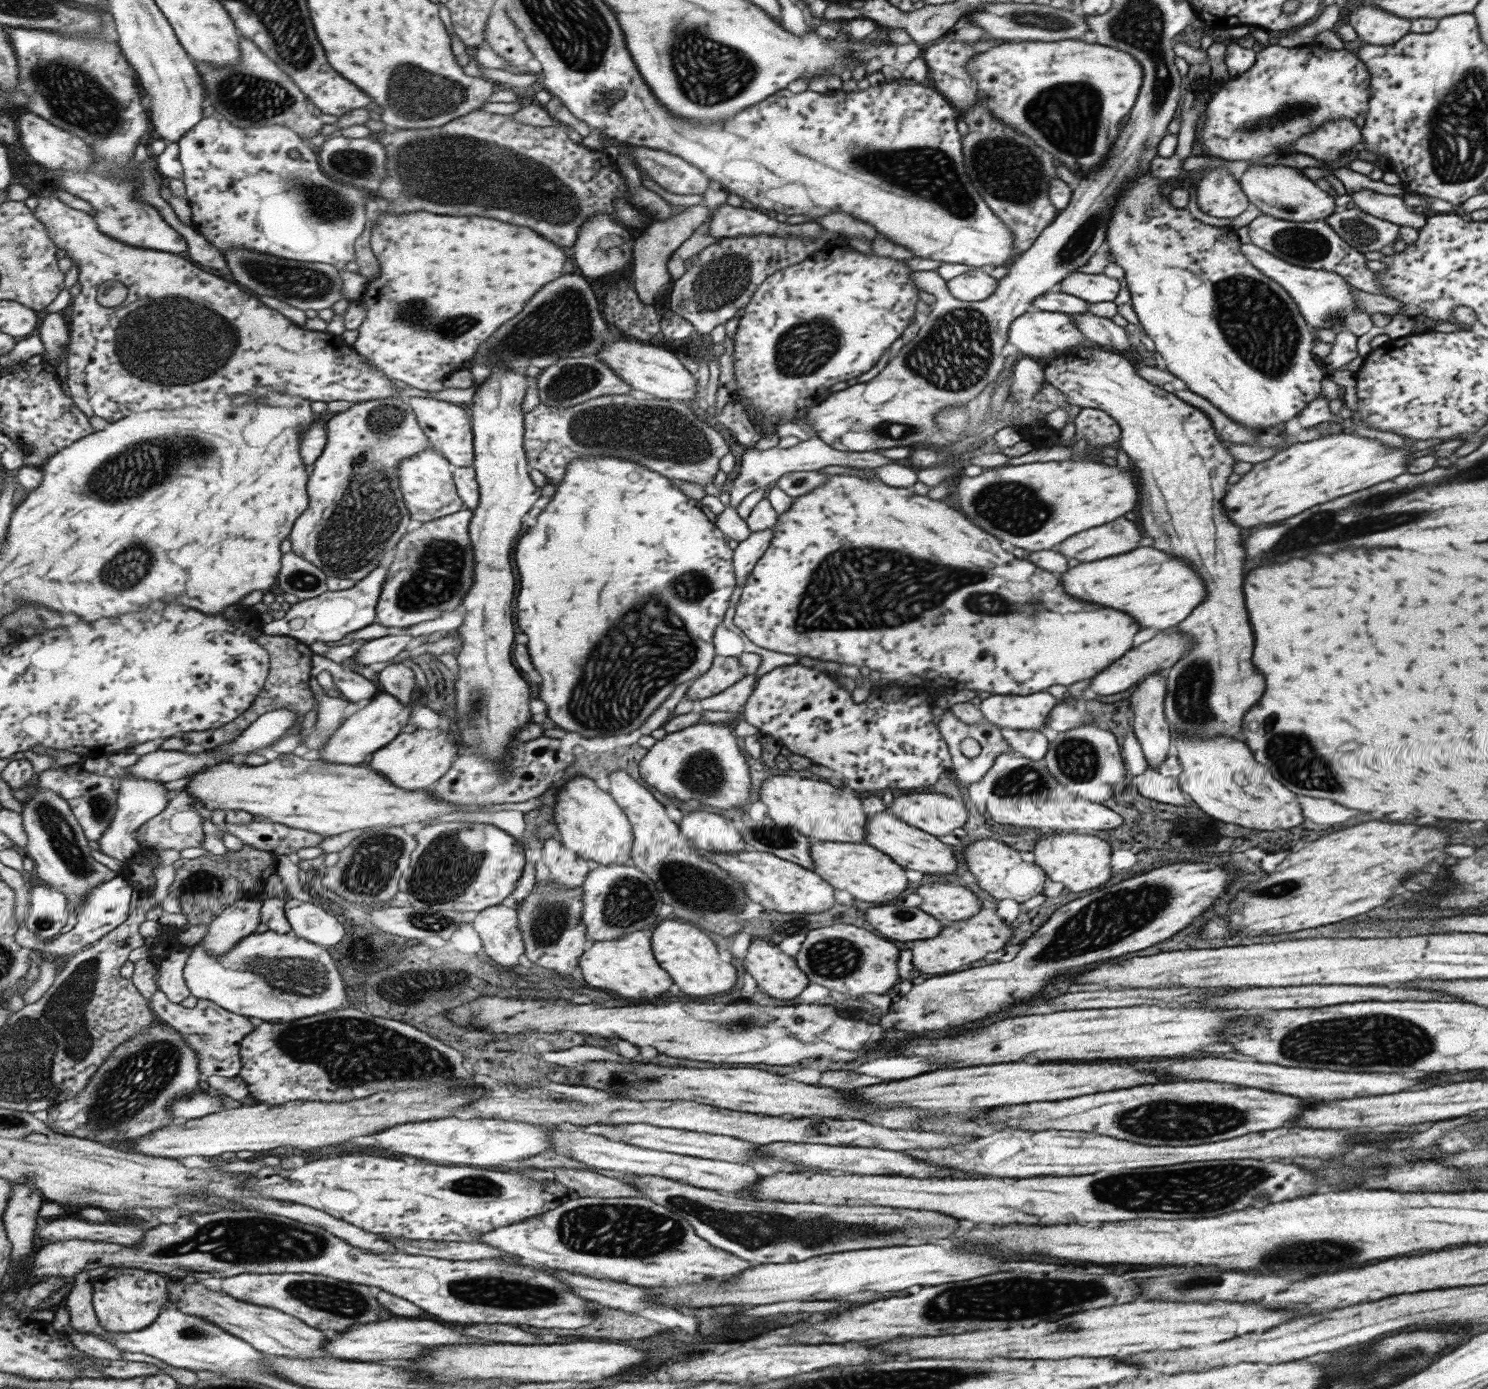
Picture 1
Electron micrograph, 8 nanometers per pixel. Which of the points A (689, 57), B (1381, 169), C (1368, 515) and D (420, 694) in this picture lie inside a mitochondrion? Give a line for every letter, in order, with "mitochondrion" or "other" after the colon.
A: mitochondrion
B: other
C: mitochondrion
D: other

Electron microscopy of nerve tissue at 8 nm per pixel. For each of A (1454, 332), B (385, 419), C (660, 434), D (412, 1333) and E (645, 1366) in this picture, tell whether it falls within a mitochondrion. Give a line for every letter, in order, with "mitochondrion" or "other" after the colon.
A: other
B: mitochondrion
C: mitochondrion
D: other
E: other

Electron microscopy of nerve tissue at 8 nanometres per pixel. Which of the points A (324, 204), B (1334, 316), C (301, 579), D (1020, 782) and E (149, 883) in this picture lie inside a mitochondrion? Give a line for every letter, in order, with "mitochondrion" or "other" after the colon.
A: mitochondrion
B: mitochondrion
C: mitochondrion
D: mitochondrion
E: other

